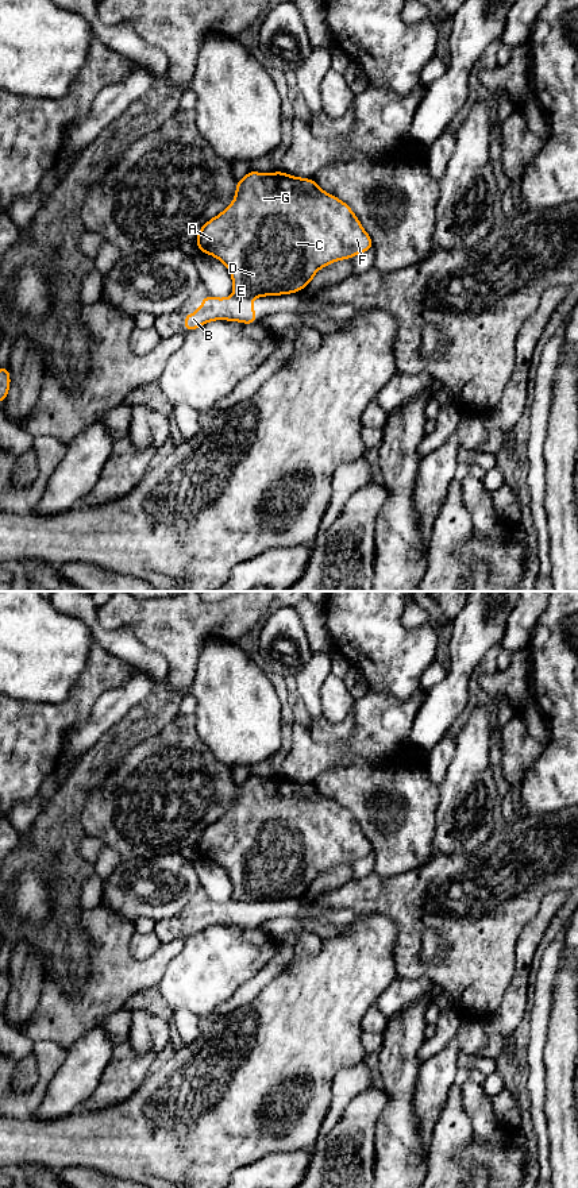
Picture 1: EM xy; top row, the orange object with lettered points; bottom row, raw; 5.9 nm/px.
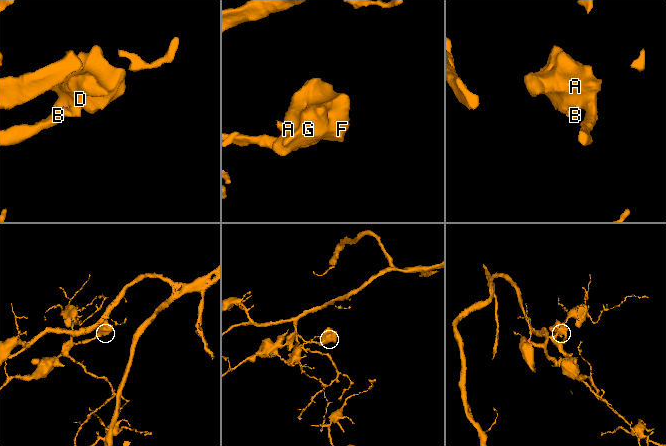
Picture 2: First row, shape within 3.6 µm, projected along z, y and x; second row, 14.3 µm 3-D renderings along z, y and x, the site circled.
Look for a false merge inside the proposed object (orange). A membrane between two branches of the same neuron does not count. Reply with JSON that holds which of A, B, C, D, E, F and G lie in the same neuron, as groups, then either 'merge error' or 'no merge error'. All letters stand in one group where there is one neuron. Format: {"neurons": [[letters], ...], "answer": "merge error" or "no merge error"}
{"neurons": [["A", "C", "D", "F", "G"], ["B", "E"]], "answer": "merge error"}

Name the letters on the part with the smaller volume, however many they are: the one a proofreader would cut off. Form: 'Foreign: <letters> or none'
Foreign: B, E

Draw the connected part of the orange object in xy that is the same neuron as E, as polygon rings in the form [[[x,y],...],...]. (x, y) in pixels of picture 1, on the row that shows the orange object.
[[[207,296],[201,301],[201,306],[194,313],[186,315],[182,323],[189,332],[215,320],[234,320],[243,324],[257,323],[253,298],[238,296],[217,298]]]

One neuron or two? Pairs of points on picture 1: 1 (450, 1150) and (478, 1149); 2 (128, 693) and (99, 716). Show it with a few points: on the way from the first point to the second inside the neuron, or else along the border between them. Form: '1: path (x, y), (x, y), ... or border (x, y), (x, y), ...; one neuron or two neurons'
1: border (474, 1137), (458, 1154), (478, 1163), (485, 1169); two neurons
2: path (122, 699), (106, 713); one neuron

